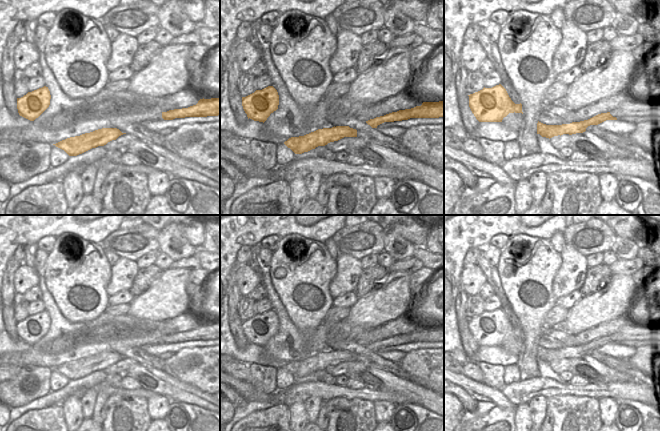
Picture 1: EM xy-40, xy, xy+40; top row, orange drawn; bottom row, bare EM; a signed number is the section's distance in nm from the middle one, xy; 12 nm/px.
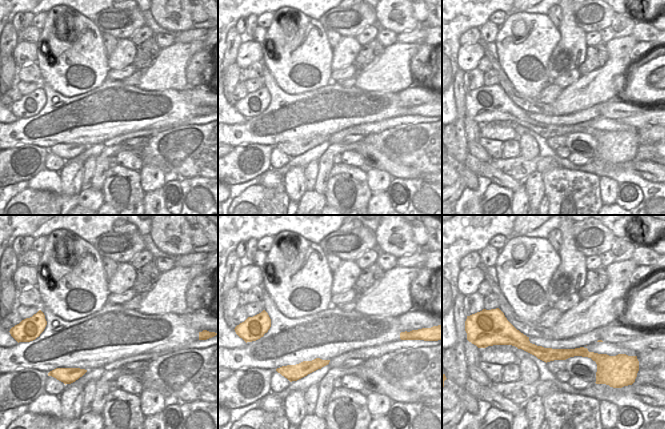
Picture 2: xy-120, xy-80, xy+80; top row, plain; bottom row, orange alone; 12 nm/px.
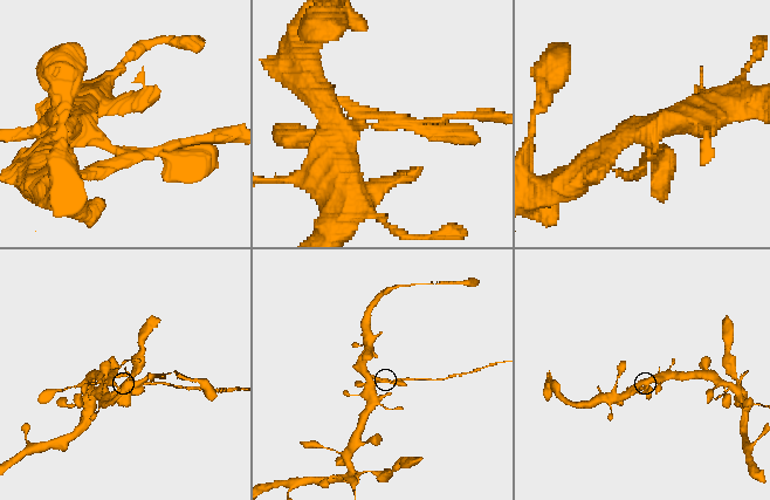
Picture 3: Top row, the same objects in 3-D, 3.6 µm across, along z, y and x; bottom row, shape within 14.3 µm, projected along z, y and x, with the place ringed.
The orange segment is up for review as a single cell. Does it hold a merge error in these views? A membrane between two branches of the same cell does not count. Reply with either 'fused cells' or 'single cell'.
fused cells

